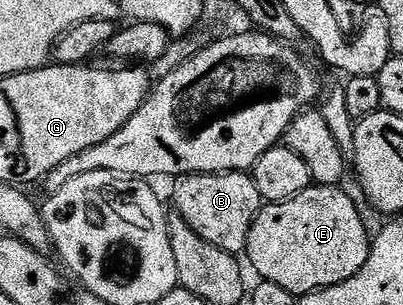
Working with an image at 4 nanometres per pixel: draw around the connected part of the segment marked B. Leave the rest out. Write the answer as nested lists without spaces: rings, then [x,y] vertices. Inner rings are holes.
[[[219,171],[212,175],[183,175],[175,178],[173,210],[204,241],[212,241],[216,249],[224,249],[238,257],[246,250],[252,221],[256,221],[264,200],[254,184],[253,174],[245,171]]]

